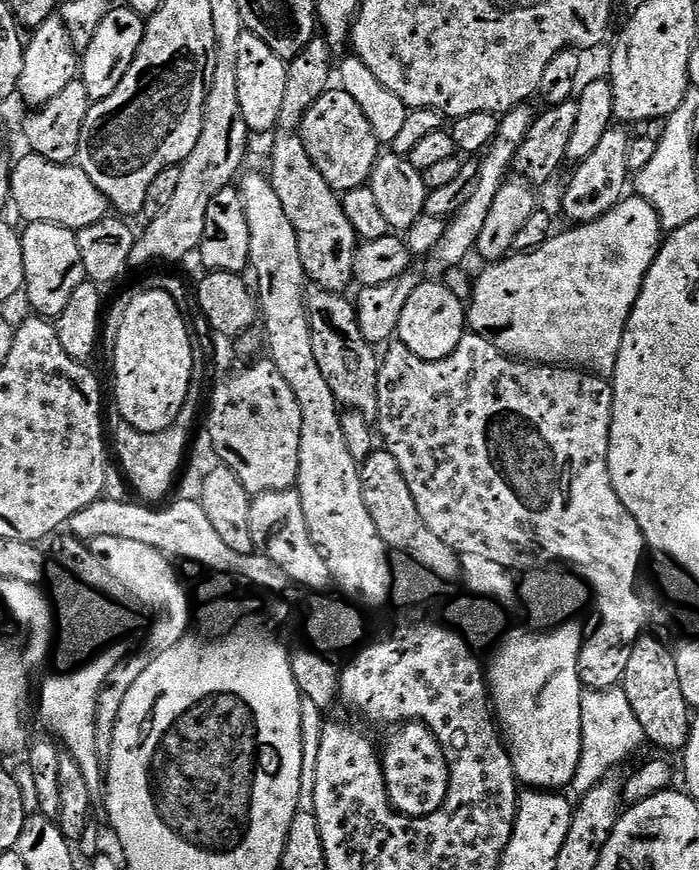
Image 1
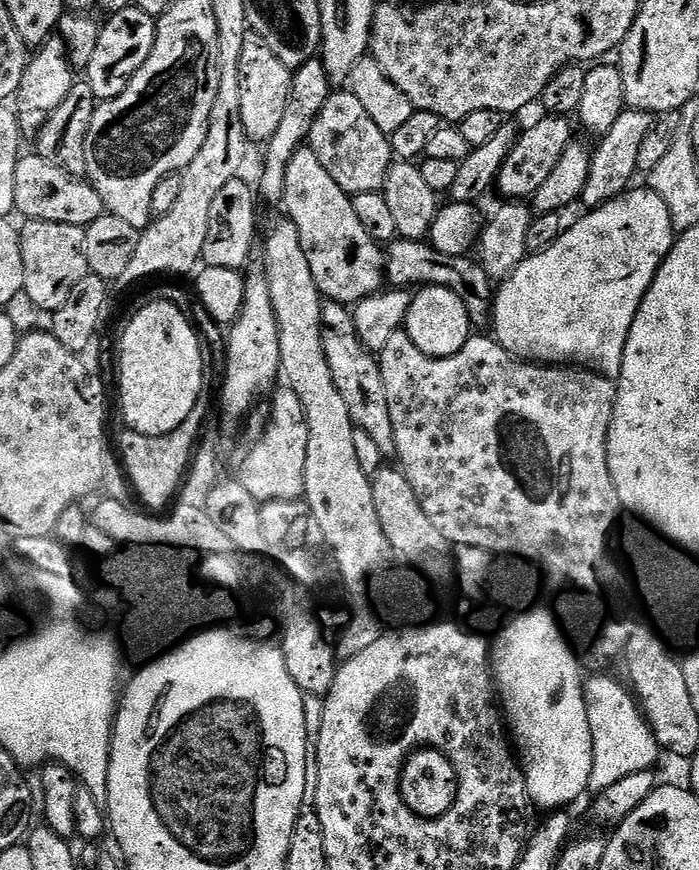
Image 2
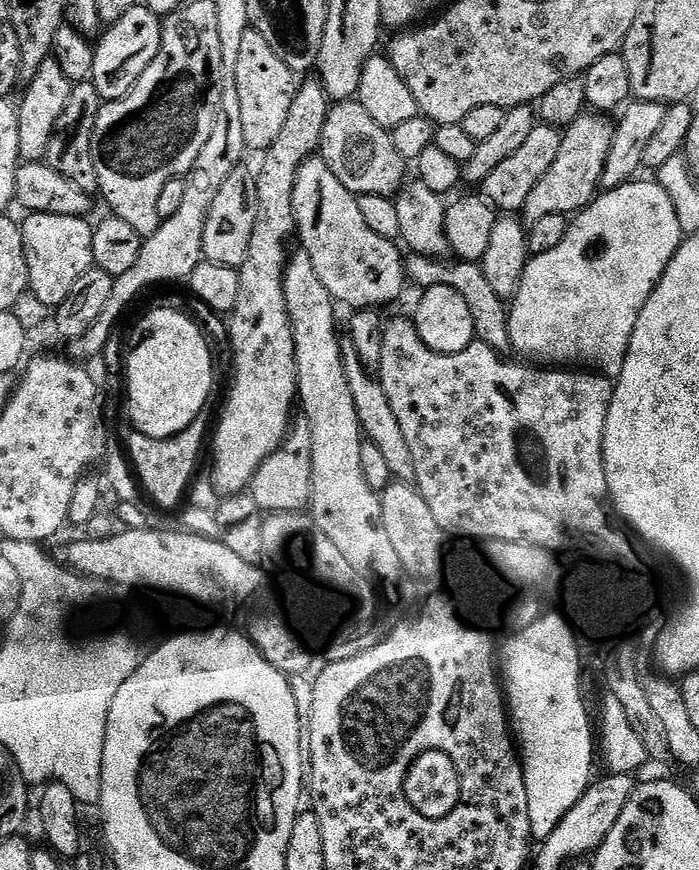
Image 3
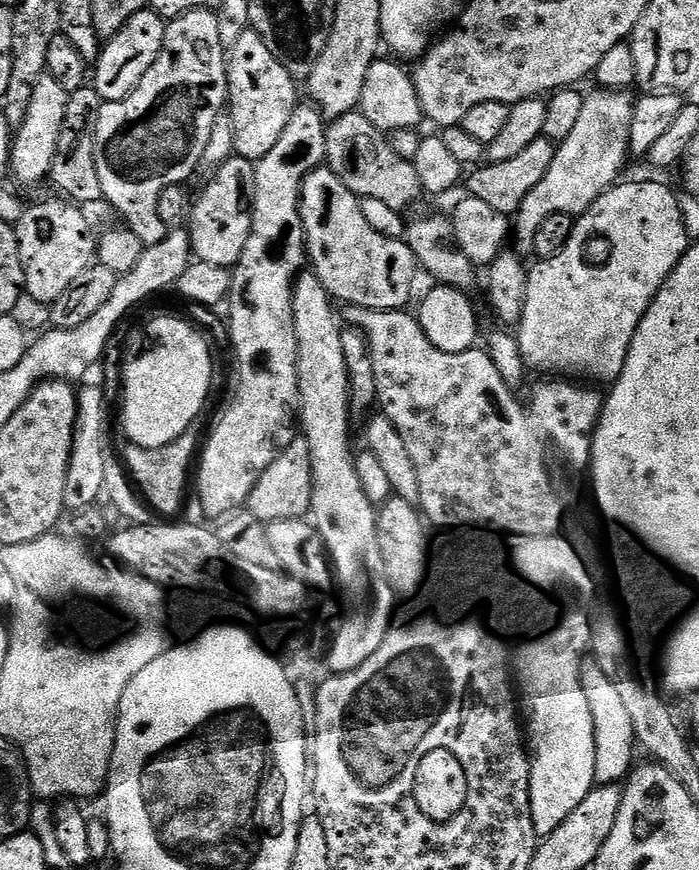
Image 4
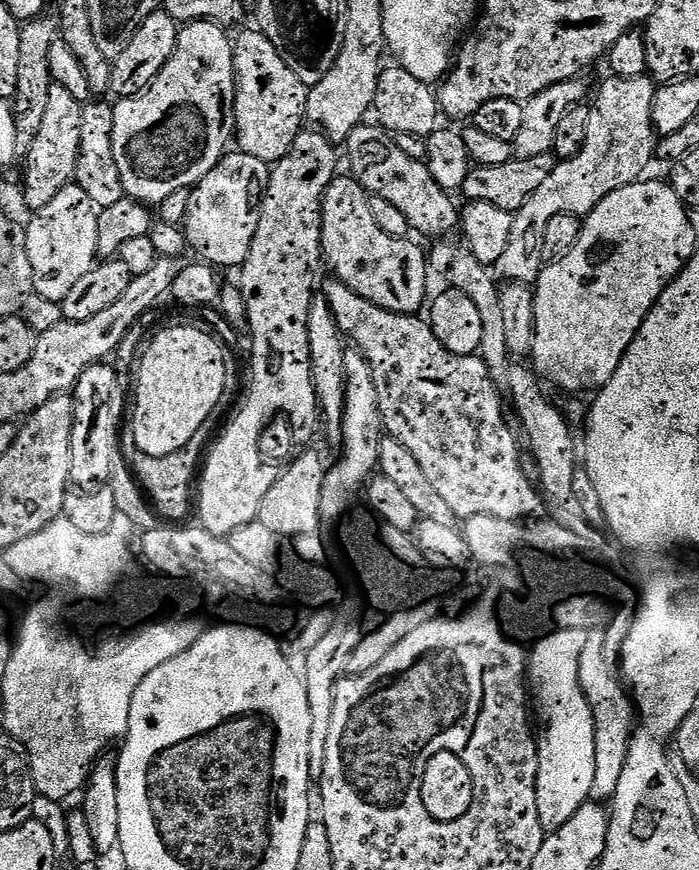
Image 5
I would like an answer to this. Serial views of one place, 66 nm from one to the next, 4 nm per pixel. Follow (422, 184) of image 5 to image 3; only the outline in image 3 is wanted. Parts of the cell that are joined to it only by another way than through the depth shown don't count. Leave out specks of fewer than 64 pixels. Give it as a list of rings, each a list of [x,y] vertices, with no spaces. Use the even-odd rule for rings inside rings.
[[[356,98],[336,102],[329,107],[326,126],[322,126],[322,142],[318,154],[326,162],[326,166],[330,166],[334,178],[338,178],[338,182],[342,182],[342,186],[346,186],[346,190],[350,190],[356,197],[366,194],[395,197],[406,180],[403,168],[405,165],[395,150],[391,131],[378,126],[378,122],[374,122],[374,118],[366,114],[366,106],[362,106]]]

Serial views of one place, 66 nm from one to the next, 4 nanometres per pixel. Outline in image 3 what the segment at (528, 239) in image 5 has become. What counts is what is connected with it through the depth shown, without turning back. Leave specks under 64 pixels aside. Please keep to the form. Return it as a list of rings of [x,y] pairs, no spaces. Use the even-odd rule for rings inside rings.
[[[600,114],[580,115],[573,124],[563,129],[562,150],[558,150],[554,166],[542,174],[542,182],[538,182],[530,198],[526,198],[522,216],[529,225],[538,222],[538,218],[545,214],[575,214],[596,199],[613,133],[613,121]]]

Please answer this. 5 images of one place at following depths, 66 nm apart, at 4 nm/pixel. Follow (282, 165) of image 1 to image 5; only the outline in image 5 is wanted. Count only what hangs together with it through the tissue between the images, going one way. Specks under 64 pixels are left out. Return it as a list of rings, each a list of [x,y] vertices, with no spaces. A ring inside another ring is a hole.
[[[340,174],[332,181],[328,191],[324,193],[324,202],[320,205],[320,250],[323,263],[333,273],[335,279],[342,281],[354,294],[374,302],[374,306],[382,306],[391,312],[416,314],[424,304],[424,295],[428,292],[428,258],[425,249],[411,244],[411,239],[403,236],[386,234],[374,222],[374,216],[368,205],[370,196],[351,175]]]

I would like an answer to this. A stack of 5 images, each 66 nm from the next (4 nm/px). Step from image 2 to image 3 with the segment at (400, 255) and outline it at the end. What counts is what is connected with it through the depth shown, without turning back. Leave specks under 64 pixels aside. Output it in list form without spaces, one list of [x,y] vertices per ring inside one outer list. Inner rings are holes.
[[[412,254],[406,260],[406,276],[411,283],[413,280],[420,290],[434,286],[450,286],[450,290],[458,290],[458,294],[462,294],[462,299],[466,301],[466,306],[470,306],[470,314],[478,322],[476,340],[501,354],[507,353],[512,348],[506,302],[498,298],[498,293],[490,287],[490,282],[480,269],[479,263],[459,258]]]

